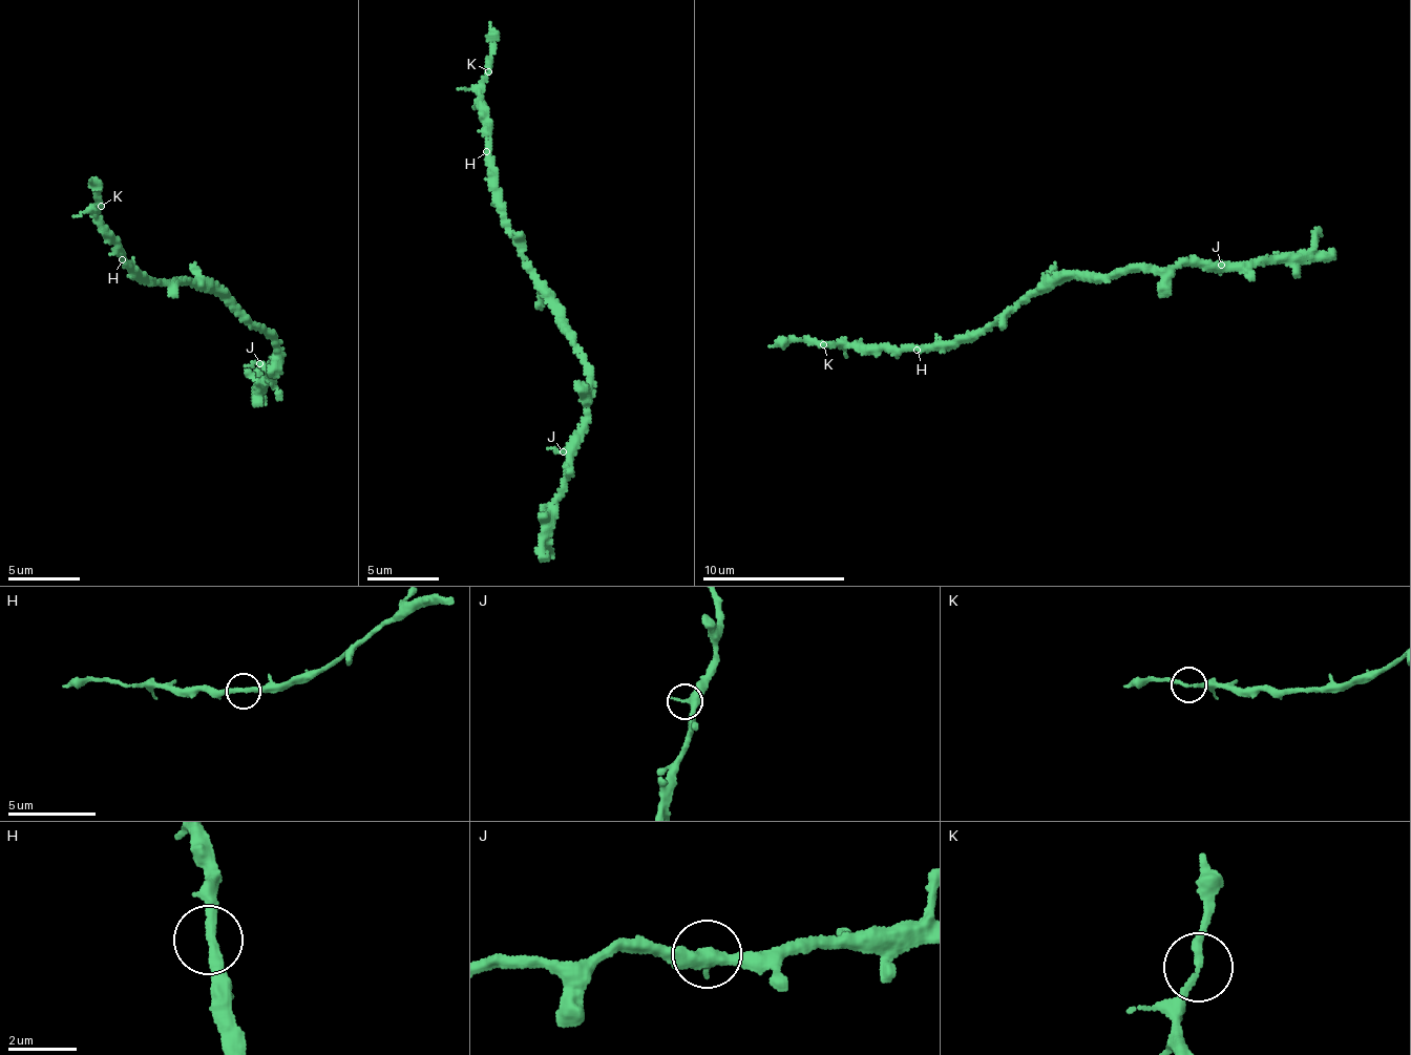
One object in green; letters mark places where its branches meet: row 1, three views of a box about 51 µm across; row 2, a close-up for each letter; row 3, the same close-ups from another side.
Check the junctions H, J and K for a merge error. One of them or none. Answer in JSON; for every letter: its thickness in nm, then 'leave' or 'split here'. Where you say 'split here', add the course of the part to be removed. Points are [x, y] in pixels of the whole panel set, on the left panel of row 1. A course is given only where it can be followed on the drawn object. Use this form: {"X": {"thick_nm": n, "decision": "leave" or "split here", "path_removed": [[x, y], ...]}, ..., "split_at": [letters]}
{"H": {"thick_nm": 260, "decision": "leave"}, "J": {"thick_nm": 320, "decision": "leave"}, "K": {"thick_nm": 190, "decision": "leave"}, "split_at": []}

